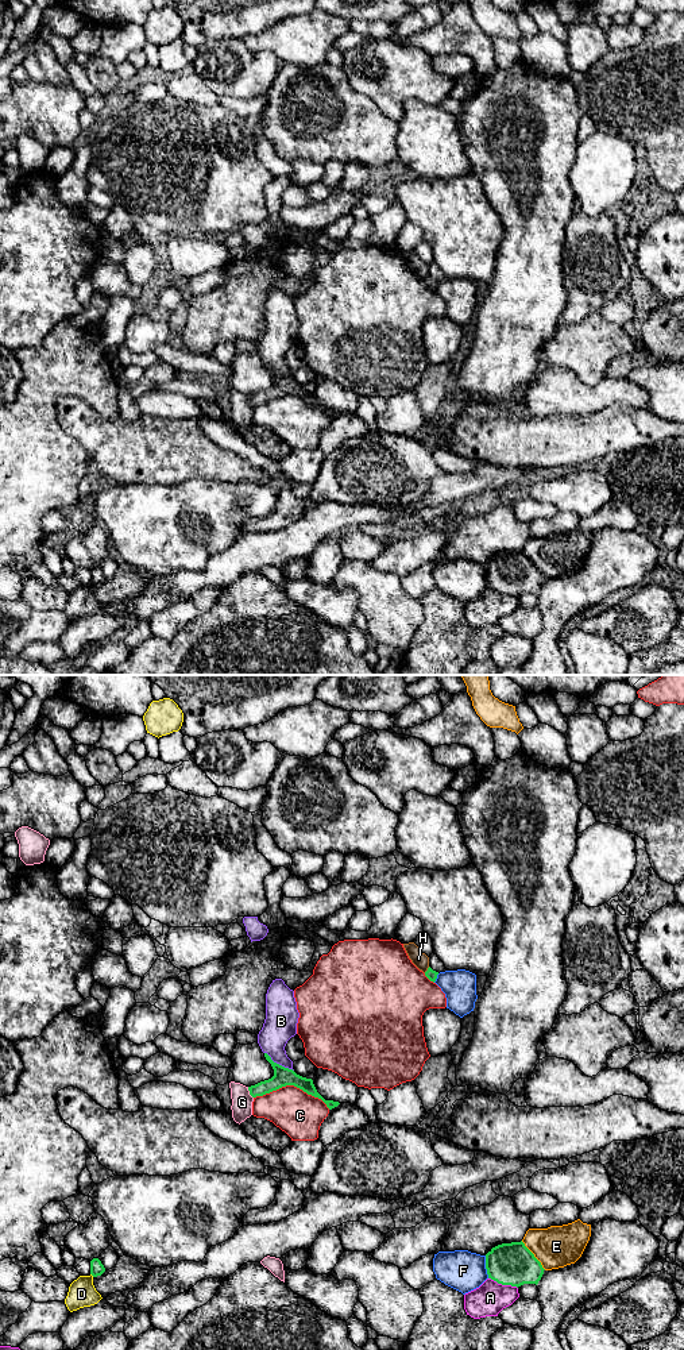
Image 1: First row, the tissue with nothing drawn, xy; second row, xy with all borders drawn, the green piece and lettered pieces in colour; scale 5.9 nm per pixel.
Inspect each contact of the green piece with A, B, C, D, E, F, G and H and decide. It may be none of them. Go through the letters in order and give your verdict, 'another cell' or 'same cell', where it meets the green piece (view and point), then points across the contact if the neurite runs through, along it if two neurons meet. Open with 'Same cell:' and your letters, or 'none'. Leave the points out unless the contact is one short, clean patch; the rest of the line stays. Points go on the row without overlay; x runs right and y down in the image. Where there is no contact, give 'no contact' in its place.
Same cell: none
A: another cell | xy (503, 593)
B: another cell | xy (278, 373) | along xy (265, 361), (274, 370), (293, 380)
C: another cell | xy (292, 393)
D: another cell | xy (92, 583)
E: another cell | xy (533, 564)
F: another cell | xy (486, 575)
G: another cell | xy (250, 401) | along xy (247, 396), (252, 407)
H: another cell | xy (428, 278) | along xy (429, 276), (424, 281)

